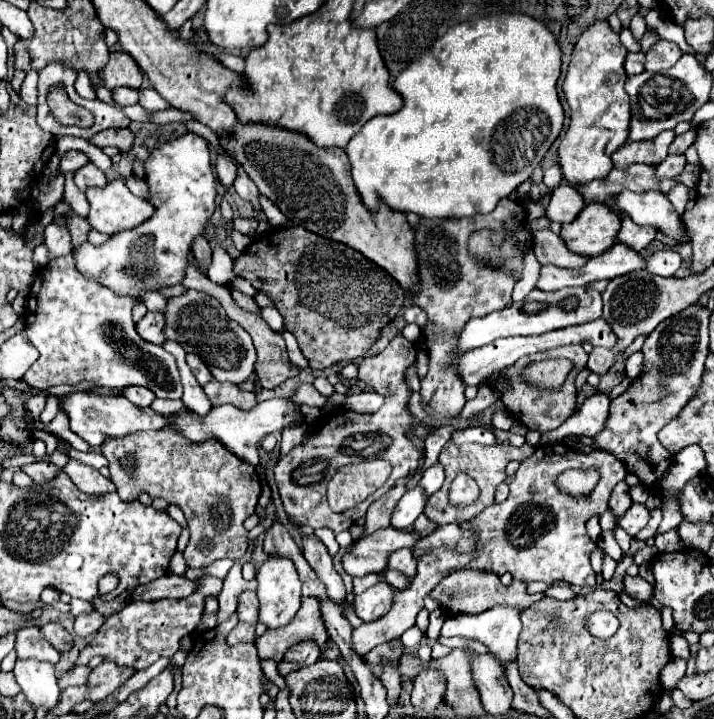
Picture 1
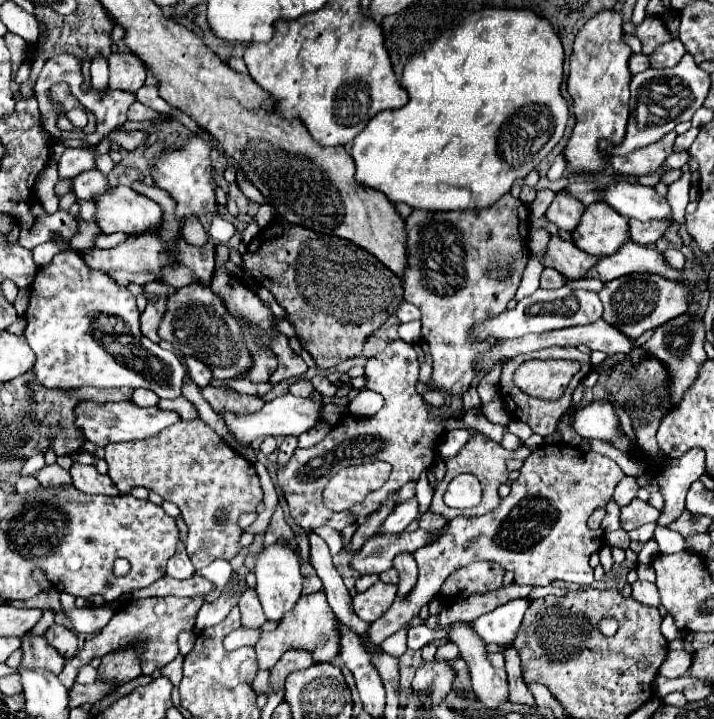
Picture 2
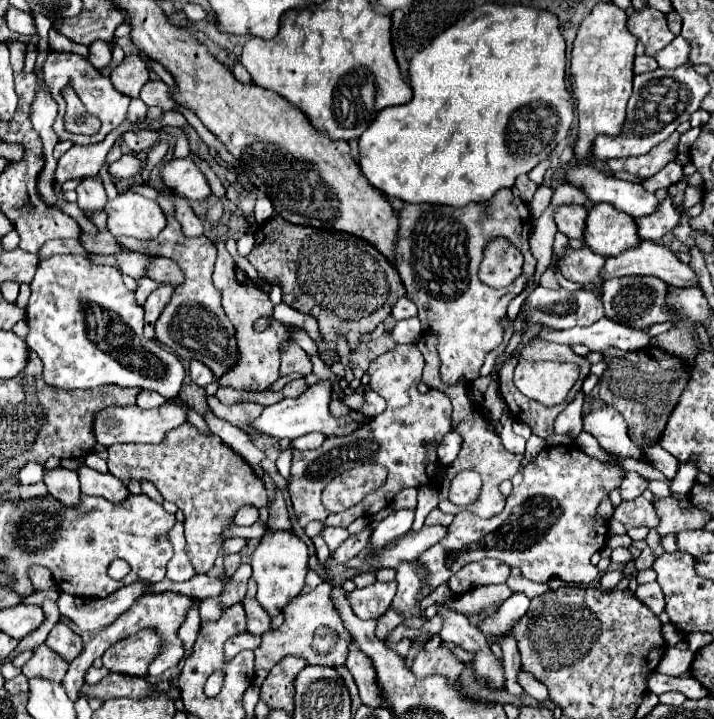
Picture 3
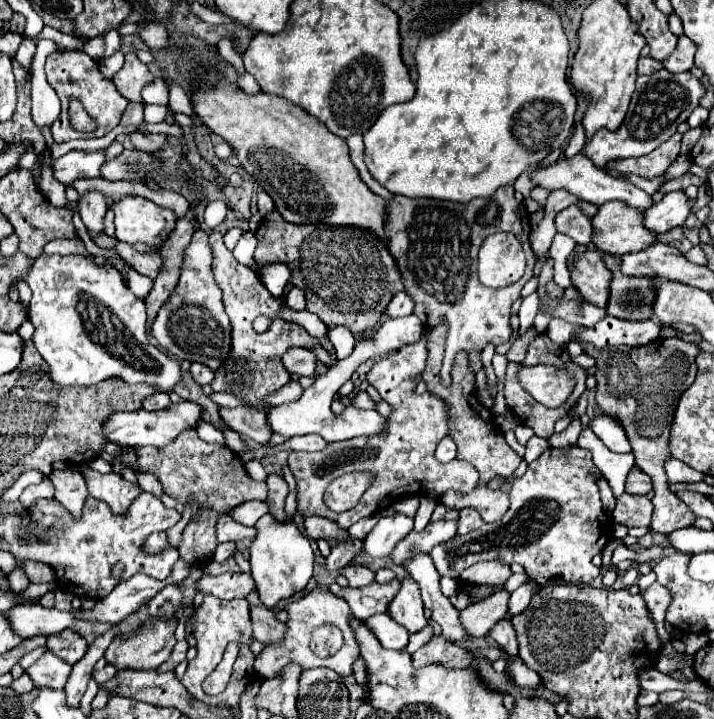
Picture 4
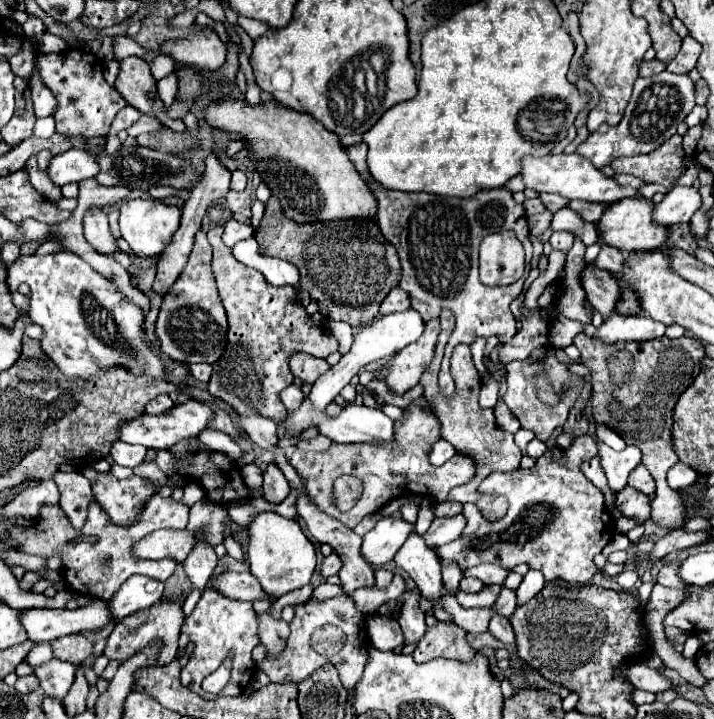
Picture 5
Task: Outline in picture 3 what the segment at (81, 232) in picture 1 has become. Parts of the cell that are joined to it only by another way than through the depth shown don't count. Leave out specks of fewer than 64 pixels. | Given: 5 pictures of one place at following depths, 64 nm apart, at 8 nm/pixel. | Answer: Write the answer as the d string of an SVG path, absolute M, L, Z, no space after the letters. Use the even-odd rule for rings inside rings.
M82 232L80 244L84 246L86 252L92 252L92 254L114 254L122 248L120 244L114 242L110 232L98 232L96 236L90 236L90 234Z

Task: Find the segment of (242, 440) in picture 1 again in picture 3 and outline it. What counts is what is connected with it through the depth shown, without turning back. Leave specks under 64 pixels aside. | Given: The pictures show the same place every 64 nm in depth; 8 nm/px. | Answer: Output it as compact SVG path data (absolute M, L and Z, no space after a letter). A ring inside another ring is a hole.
M320 380L318 384L310 386L302 396L298 398L284 398L276 404L270 404L264 408L264 412L250 424L250 428L254 432L266 434L266 436L274 436L280 440L294 440L300 438L308 432L324 432L326 436L334 436L334 434L344 434L344 432L352 432L352 428L358 428L362 422L366 422L368 418L362 416L360 412L350 412L344 418L334 418L328 412L328 404L330 404L330 396L332 396L332 388L334 384L330 380Z

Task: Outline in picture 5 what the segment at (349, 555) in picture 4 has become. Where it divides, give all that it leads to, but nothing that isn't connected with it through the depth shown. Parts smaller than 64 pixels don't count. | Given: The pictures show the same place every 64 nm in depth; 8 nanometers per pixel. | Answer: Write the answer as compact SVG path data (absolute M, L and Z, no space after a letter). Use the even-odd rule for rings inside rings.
M332 552L330 556L324 558L324 564L322 564L322 576L324 576L324 578L330 578L330 576L338 574L340 568L342 568L342 558L340 558L336 552Z

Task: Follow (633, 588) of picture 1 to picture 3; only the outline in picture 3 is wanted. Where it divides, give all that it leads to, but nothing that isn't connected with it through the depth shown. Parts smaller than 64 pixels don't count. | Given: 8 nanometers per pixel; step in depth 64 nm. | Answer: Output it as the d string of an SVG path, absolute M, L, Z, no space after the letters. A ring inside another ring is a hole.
M656 582L638 584L638 588L634 590L634 596L642 604L646 604L648 608L652 608L652 612L656 612L656 616L662 614L662 610L664 610L664 594L660 592L660 586Z

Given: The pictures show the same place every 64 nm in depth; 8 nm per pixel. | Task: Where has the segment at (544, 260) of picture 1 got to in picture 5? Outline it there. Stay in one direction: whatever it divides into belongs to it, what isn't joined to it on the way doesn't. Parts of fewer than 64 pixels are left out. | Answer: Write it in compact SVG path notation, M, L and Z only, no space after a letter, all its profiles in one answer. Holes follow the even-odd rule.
M586 262L582 274L580 274L580 284L586 292L586 300L592 308L596 308L604 318L608 314L614 314L616 298L620 294L618 280L614 274L608 270L600 270L594 266L594 262Z

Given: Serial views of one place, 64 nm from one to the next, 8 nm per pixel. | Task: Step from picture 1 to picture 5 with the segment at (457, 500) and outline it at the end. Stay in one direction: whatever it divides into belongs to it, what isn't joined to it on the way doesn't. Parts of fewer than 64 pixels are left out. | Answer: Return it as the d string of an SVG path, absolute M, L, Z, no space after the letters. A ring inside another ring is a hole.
M430 320L420 340L408 344L398 354L394 354L384 366L380 366L374 372L374 378L382 380L392 394L396 396L406 394L412 386L418 384L424 368L432 362L432 348L436 346L438 332L440 332L440 322ZM420 396L420 398L412 400L412 402L404 408L404 418L402 418L400 422L394 422L394 440L392 440L390 444L358 444L358 442L354 442L354 444L332 444L332 446L330 446L330 450L326 450L326 452L306 452L306 450L294 450L294 454L290 456L290 464L294 466L294 470L298 472L298 476L302 478L302 482L304 482L304 494L308 496L308 500L310 500L316 508L320 508L324 514L328 514L328 516L332 516L332 518L340 520L340 522L342 522L344 526L348 526L348 528L354 528L354 526L356 526L356 524L358 524L364 516L378 512L378 510L380 510L380 508L384 508L388 502L392 502L392 498L402 498L402 496L416 494L416 496L424 496L424 498L430 498L430 500L436 500L436 502L444 502L444 500L446 500L446 496L448 496L448 492L450 492L454 486L462 486L462 484L470 482L470 480L476 476L476 466L474 461L470 457L462 456L458 453L455 454L455 459L453 459L453 461L449 461L449 465L442 466L442 468L438 468L438 466L432 466L432 464L430 464L430 460L428 460L428 452L432 450L432 446L436 444L436 440L440 440L440 438L442 438L440 428L442 428L442 424L440 424L440 420L438 420L438 416L436 416L436 412L434 412L434 406L432 406L432 404L430 404L424 396ZM342 474L352 474L352 476L358 476L358 478L364 482L364 494L362 494L362 500L364 500L364 514L362 514L362 512L356 512L356 514L348 512L348 514L342 514L342 512L338 512L338 510L334 508L334 504L332 504L332 484L334 484L336 476L342 476Z

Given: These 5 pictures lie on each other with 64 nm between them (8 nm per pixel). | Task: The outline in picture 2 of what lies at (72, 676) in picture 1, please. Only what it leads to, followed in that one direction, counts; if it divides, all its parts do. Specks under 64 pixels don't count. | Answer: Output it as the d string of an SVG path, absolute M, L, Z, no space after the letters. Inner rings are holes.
M88 664L88 666L82 666L82 668L78 670L76 682L82 682L82 684L92 684L92 682L96 682L96 668L92 668L90 664Z

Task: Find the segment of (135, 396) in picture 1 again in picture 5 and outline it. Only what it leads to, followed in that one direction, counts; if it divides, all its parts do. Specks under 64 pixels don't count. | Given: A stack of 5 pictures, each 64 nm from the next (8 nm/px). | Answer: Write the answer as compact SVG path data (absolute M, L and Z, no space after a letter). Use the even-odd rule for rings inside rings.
M158 396L158 398L154 398L154 400L150 400L148 404L146 404L146 412L148 414L156 414L156 412L166 412L168 408L172 408L174 406L174 402L170 400L170 396Z

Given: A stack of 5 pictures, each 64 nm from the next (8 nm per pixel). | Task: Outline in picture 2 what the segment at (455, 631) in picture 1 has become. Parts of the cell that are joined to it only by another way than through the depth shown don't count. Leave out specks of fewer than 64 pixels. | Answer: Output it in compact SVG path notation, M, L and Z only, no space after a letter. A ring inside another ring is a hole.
M516 598L510 600L492 612L482 614L480 618L466 622L486 644L496 644L500 648L508 648L514 644L514 638L520 630L522 616L528 608L528 600ZM446 624L442 630L438 631L433 631L426 625L410 628L407 632L407 646L410 649L418 650L435 639L448 638L450 628L452 628L452 624Z

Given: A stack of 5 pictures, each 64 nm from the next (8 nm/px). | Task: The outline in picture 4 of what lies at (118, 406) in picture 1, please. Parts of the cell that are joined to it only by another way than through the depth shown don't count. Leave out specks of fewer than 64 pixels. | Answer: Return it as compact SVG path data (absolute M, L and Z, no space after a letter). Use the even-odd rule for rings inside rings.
M178 402L170 404L164 410L156 412L146 412L144 408L136 412L114 412L106 422L104 422L104 438L112 444L124 444L124 440L130 440L130 446L164 446L170 444L184 428L196 428L196 422L202 418L202 410L194 402Z

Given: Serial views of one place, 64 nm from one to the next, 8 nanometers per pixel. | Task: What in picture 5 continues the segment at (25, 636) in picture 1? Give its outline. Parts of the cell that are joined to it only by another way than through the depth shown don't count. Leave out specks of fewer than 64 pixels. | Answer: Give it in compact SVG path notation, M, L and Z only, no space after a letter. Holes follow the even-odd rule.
M52 658L46 664L40 664L34 668L34 676L40 680L40 688L48 696L60 696L64 698L68 694L68 688L72 686L76 668L64 660Z

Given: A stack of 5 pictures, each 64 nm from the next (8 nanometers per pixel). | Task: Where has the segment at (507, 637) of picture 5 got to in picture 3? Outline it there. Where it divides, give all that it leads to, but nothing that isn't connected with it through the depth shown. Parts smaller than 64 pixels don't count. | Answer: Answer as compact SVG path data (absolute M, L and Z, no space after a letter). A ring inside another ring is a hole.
M514 636L508 640L498 640L502 648L502 658L504 658L504 672L506 672L506 690L514 696L522 696L524 690L518 684L518 672L520 672L520 652L516 648Z

